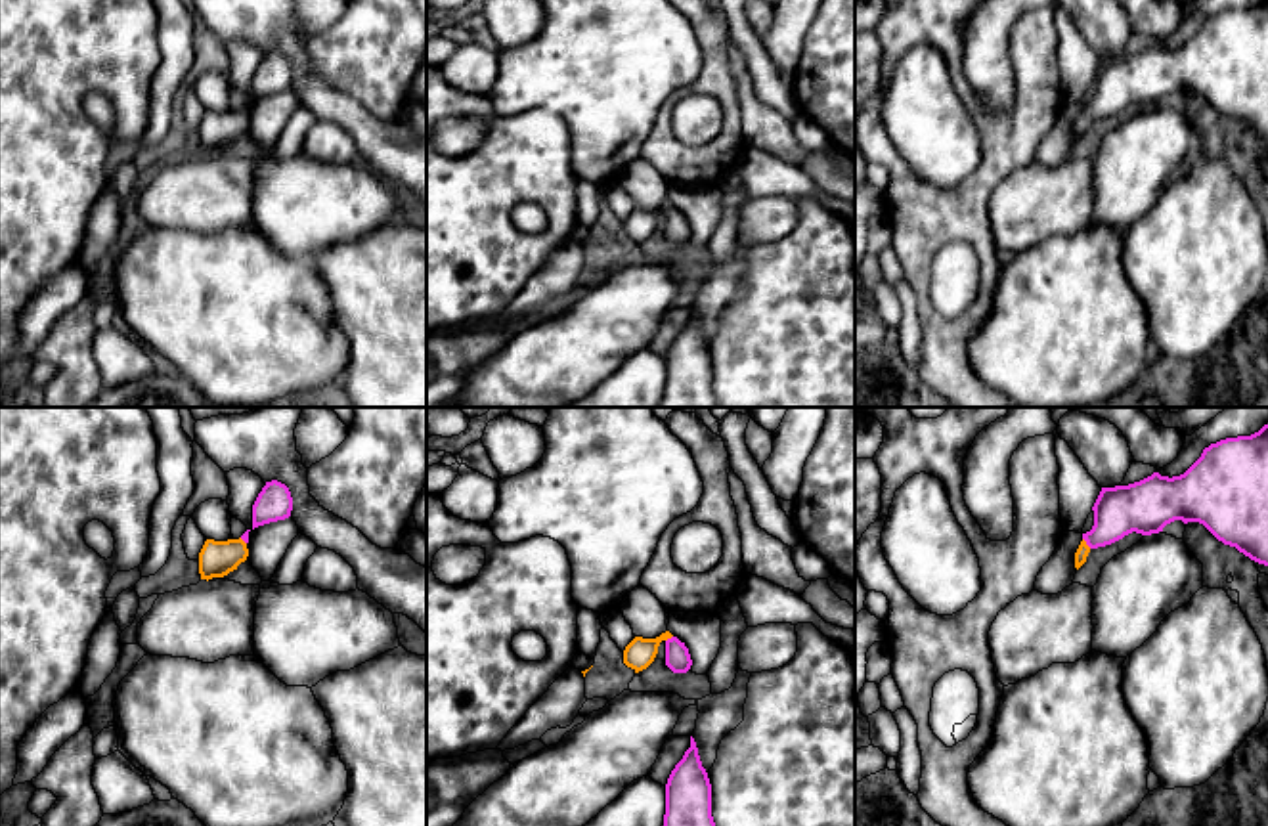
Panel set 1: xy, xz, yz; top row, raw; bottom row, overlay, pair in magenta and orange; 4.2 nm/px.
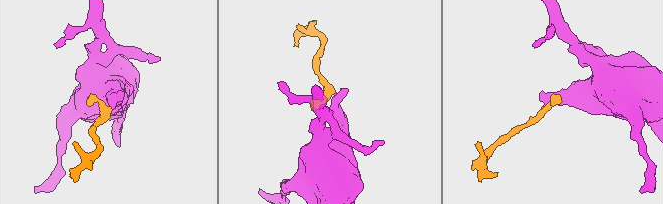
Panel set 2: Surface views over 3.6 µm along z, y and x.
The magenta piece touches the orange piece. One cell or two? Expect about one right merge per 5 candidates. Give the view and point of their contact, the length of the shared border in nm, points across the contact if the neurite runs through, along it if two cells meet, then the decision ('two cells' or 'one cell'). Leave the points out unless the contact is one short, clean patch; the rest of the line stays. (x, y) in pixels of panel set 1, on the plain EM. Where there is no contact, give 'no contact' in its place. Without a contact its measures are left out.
meets magenta in yz at (1087, 115); contact 60 nm long; runs through yz (1123, 81), (1087, 115), (1083, 121); one cell

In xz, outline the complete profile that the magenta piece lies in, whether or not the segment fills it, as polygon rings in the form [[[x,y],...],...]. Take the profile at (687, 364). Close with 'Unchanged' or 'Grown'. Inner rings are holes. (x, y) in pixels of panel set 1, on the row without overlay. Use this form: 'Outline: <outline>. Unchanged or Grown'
Outline: [[[692,308],[690,319],[667,350],[664,398],[658,407],[717,407],[711,356]]]. Unchanged

